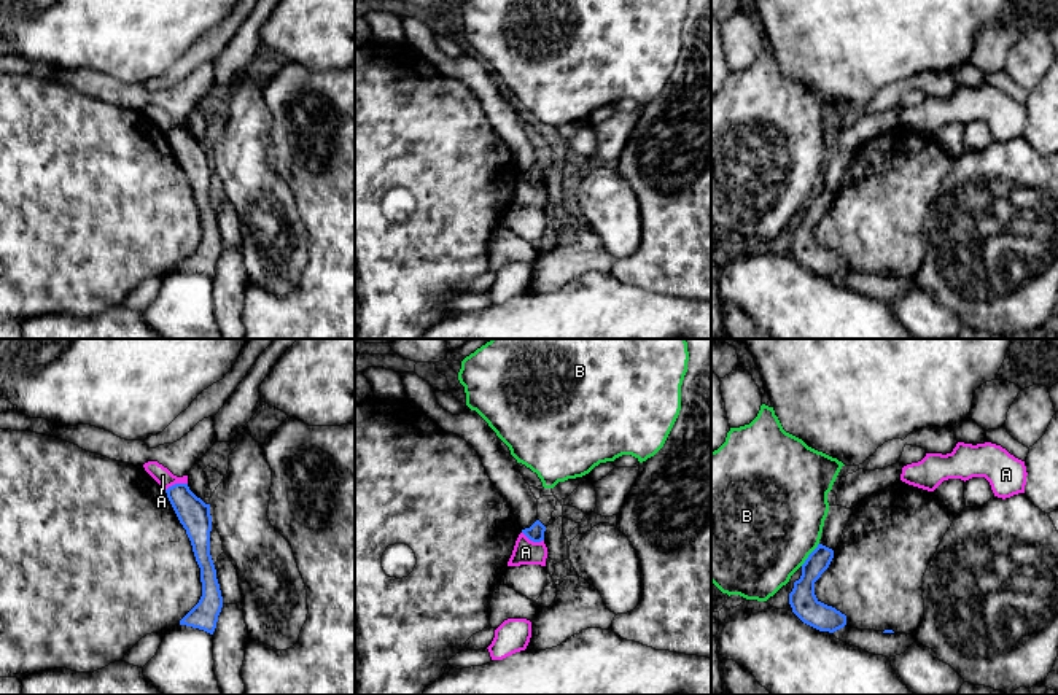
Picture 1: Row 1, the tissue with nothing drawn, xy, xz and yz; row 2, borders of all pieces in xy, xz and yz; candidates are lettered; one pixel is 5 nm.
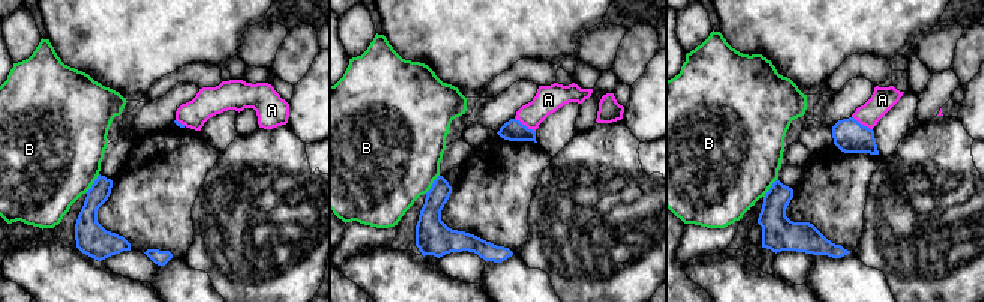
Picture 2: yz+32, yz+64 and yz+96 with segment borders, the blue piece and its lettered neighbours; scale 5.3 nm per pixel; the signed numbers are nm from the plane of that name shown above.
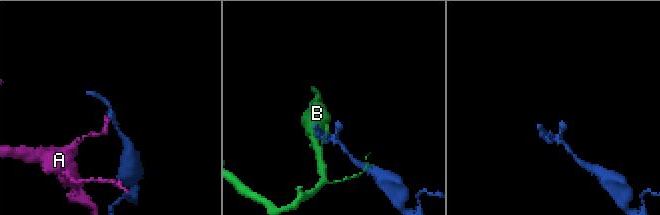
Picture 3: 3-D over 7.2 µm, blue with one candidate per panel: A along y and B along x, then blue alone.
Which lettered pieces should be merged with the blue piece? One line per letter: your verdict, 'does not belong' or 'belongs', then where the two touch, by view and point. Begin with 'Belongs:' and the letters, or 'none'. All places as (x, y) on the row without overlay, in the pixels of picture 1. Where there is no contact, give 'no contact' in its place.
Belongs: none
A: does not belong; meets blue in xy at (175, 128)
B: does not belong; meets blue in yz at (810, 198)

